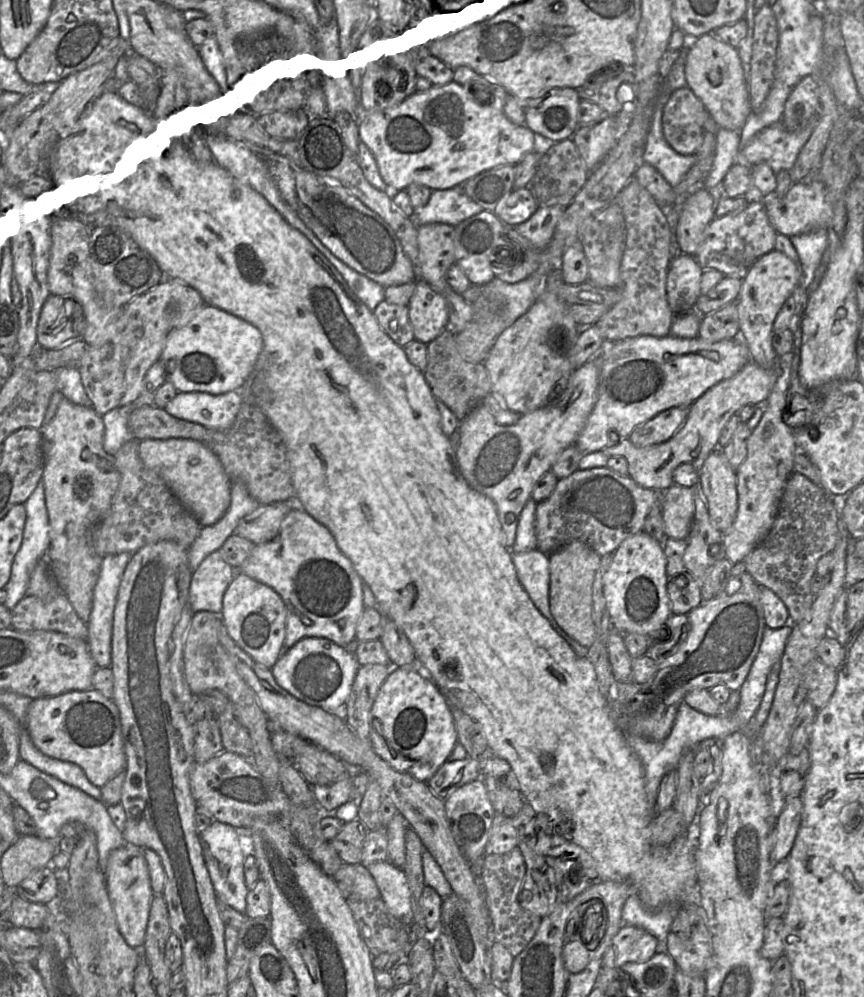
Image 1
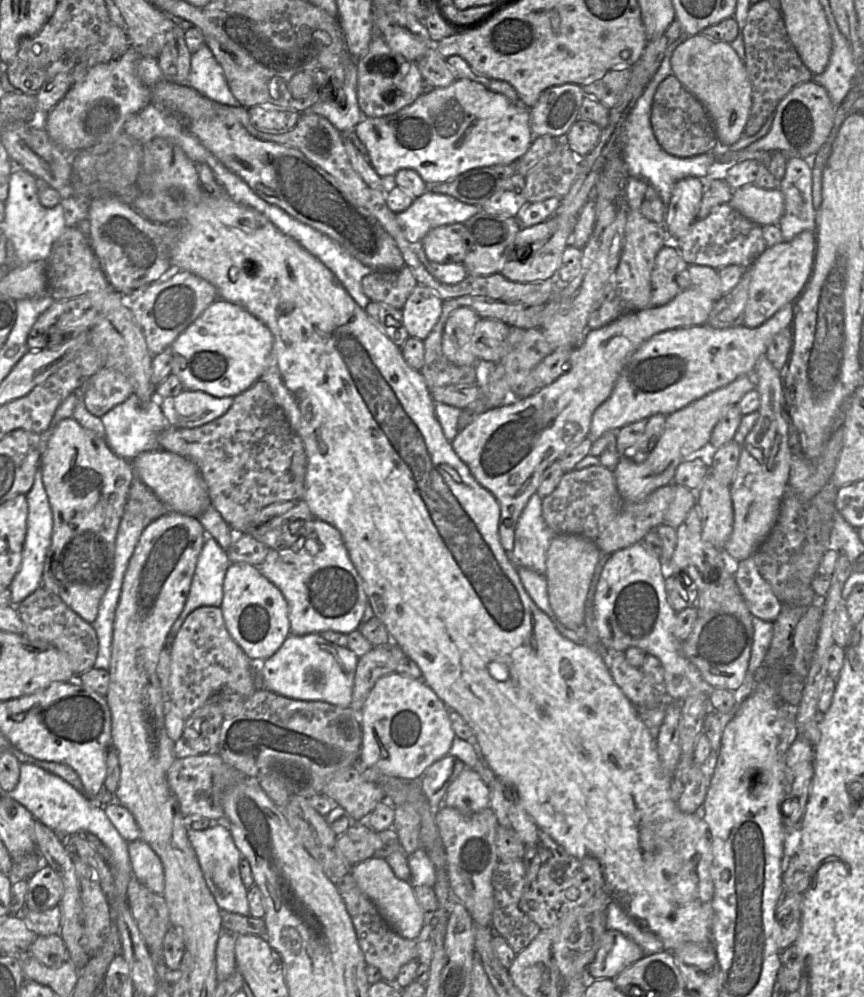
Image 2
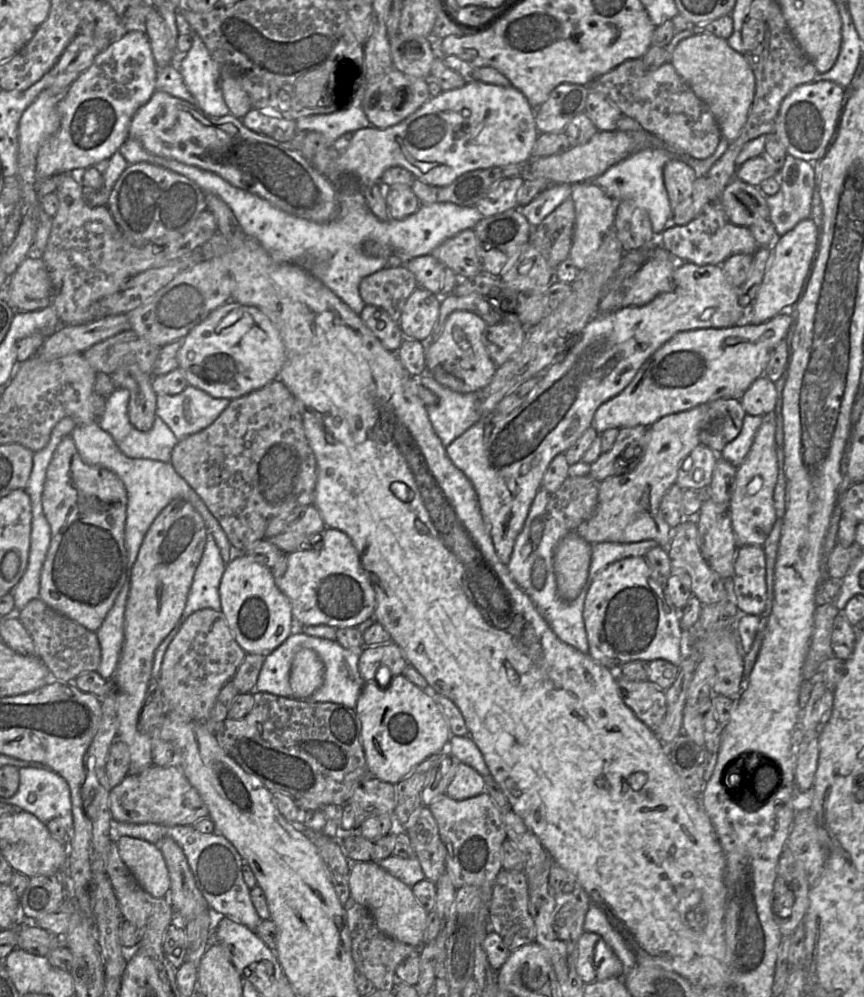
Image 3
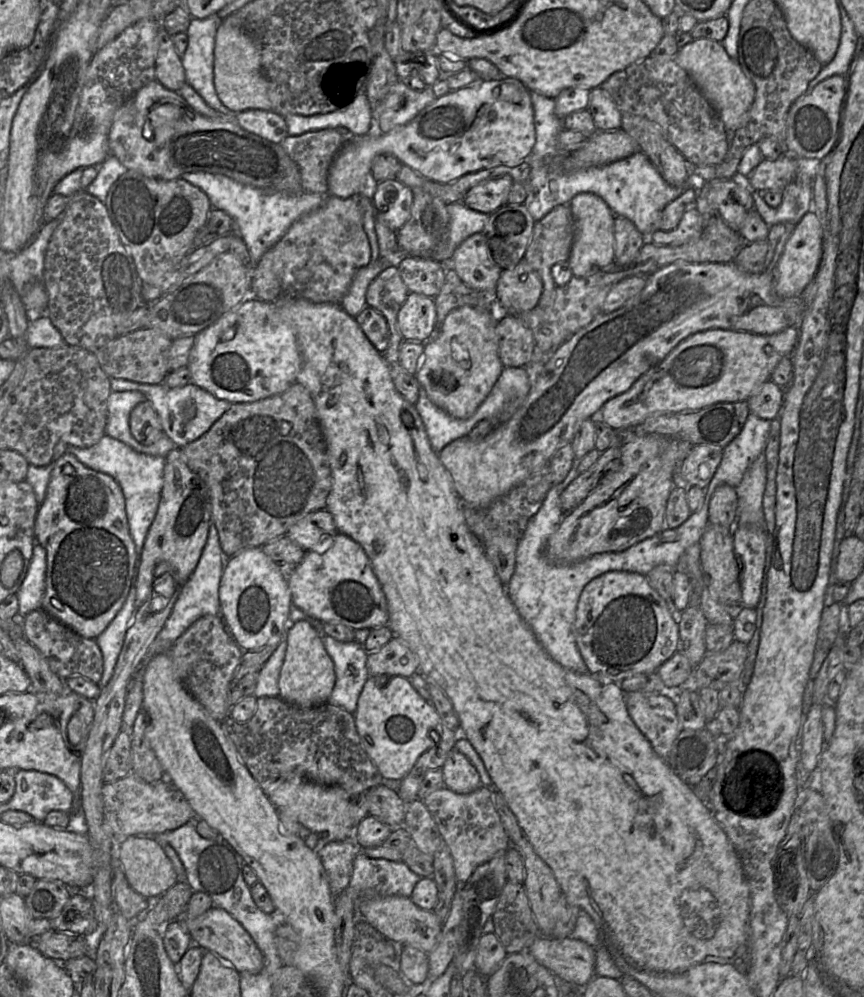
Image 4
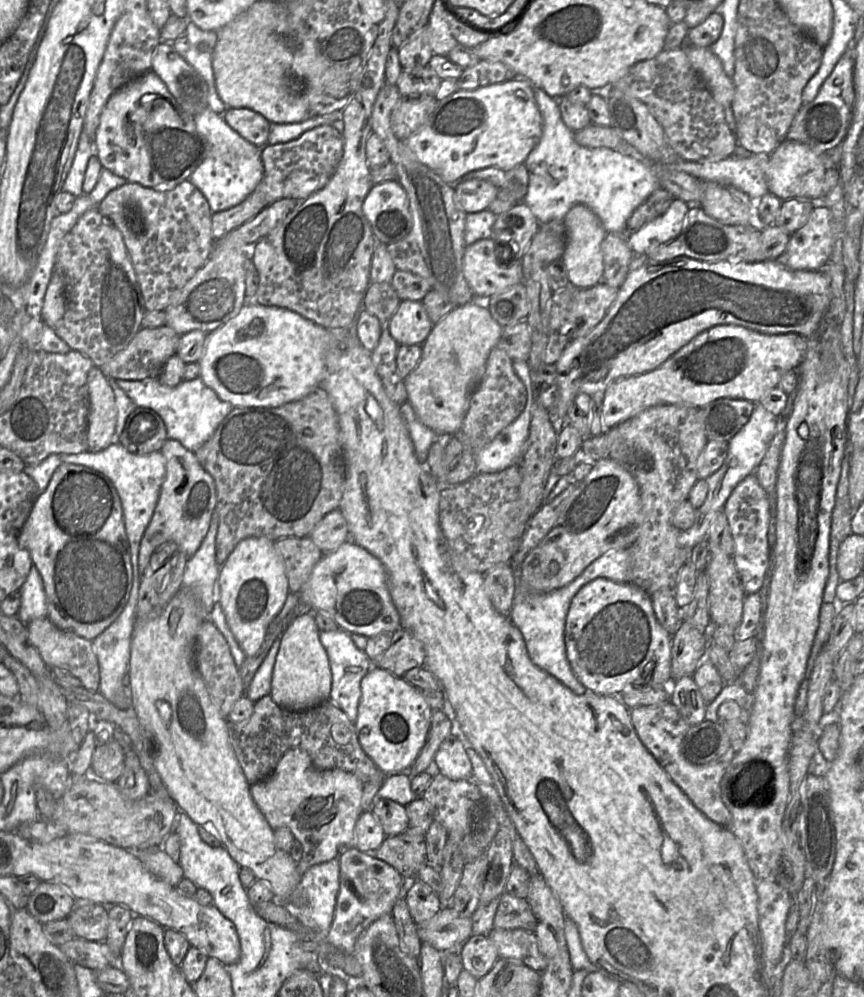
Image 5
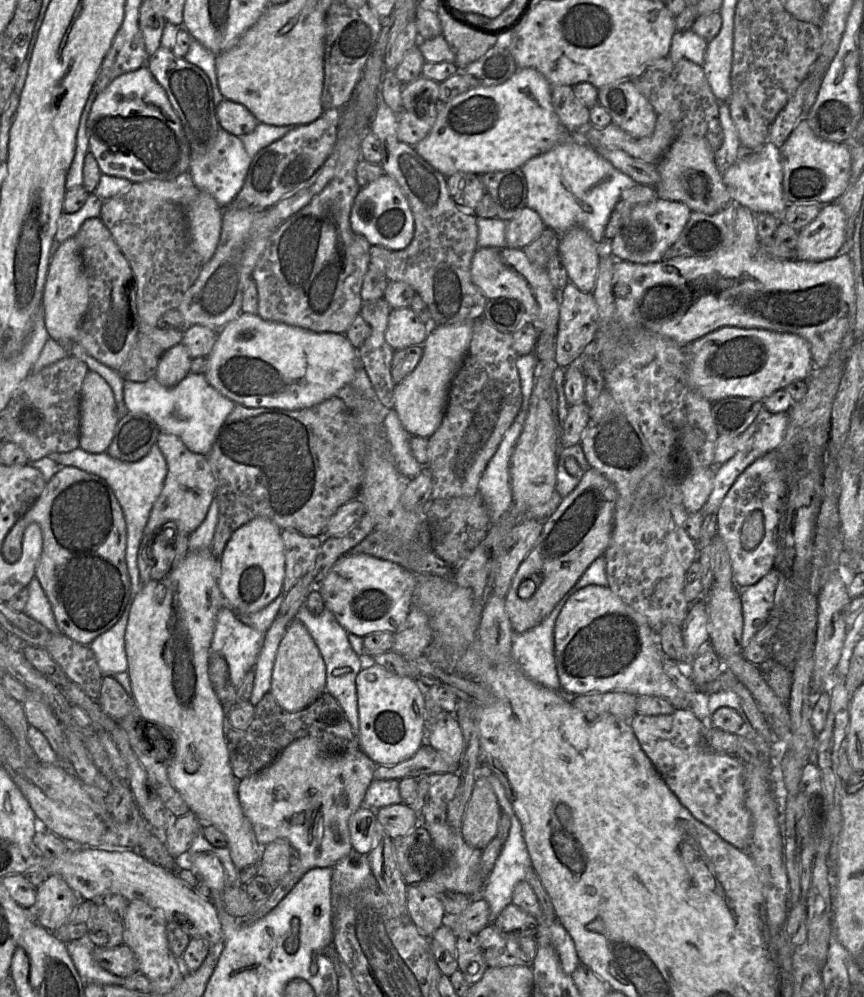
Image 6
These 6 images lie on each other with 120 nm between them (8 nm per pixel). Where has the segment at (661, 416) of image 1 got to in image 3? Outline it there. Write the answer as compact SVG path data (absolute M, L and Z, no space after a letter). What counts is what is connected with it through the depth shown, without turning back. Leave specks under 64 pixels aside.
M648 427L619 428L613 447L591 464L589 475L601 483L606 478L628 473L636 468L645 451Z

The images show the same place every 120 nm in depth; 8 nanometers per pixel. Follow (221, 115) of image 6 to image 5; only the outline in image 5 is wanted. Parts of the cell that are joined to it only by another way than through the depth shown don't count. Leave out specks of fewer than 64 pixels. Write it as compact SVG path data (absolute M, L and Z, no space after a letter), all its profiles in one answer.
M227 108L222 116L247 141L259 148L267 145L271 123L261 114L249 108Z

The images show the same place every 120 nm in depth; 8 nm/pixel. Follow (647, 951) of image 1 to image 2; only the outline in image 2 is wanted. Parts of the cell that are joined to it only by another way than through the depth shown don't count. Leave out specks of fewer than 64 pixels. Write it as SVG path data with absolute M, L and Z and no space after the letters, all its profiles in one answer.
M607 930L595 959L587 966L591 978L615 978L622 970L642 959L642 948L618 930Z

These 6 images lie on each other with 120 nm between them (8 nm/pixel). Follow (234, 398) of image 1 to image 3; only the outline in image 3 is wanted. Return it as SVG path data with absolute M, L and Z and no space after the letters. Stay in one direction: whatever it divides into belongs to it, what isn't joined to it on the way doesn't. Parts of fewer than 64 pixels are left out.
M191 385L175 395L157 394L156 414L179 440L211 425L230 403Z

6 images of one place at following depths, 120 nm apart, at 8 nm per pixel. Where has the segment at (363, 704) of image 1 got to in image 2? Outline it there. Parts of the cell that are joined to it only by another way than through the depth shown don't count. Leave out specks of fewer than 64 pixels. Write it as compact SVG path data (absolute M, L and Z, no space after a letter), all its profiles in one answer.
M373 646L366 654L359 657L349 707L355 712L360 712L376 681L395 670L396 661L389 646Z

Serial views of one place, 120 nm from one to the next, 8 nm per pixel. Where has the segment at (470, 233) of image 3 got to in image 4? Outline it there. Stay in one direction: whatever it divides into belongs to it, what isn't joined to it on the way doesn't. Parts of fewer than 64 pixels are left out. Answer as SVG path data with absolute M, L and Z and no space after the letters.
M482 233L469 236L455 249L450 267L464 284L480 292L496 290L503 271L495 262Z

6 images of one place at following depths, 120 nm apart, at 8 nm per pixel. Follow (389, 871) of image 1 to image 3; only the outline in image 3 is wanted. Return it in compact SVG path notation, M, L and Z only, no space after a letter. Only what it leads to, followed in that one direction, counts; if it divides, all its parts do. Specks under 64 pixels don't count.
M373 861L353 864L349 886L351 898L369 910L381 932L408 945L423 945L428 912L416 900L411 887L390 875Z

